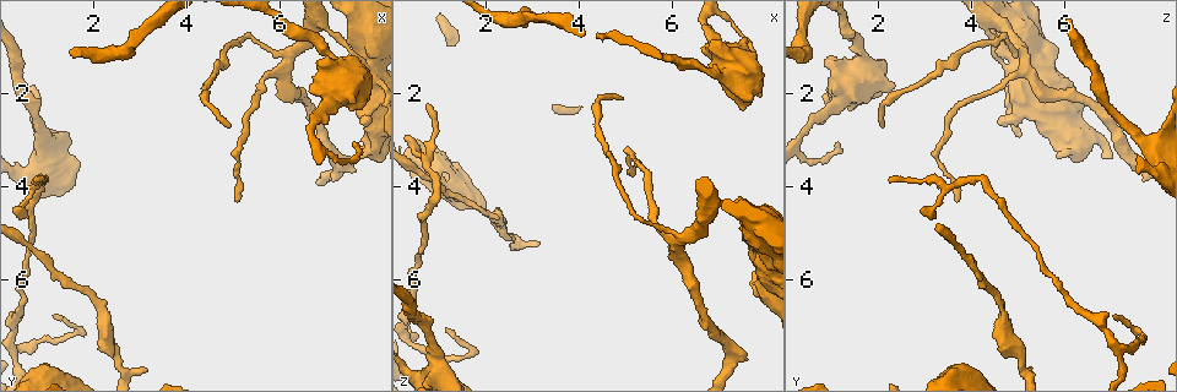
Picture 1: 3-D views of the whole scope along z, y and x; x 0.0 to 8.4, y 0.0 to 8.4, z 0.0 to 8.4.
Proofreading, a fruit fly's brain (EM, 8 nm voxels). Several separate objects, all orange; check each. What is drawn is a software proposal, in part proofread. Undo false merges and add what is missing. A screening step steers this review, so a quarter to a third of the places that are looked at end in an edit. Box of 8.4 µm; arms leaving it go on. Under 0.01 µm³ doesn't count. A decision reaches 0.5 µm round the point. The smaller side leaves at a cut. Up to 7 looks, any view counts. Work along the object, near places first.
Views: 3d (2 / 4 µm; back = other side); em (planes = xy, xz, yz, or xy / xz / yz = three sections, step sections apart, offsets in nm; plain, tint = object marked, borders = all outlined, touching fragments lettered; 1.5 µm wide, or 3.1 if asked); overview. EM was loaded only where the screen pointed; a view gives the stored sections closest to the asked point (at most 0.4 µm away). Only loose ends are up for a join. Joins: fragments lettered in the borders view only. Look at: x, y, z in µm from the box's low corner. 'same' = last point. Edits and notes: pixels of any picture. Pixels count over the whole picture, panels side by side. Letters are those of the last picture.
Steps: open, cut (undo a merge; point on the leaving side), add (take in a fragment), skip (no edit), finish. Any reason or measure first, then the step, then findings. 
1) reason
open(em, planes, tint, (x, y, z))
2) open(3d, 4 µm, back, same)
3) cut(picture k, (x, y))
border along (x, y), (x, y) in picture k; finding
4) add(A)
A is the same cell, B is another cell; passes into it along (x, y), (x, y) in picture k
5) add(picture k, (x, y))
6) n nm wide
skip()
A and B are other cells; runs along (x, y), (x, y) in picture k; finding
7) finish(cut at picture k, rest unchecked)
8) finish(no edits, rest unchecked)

thin end
open(3d, 4 µm, (0.75, 3.80, 2.20))

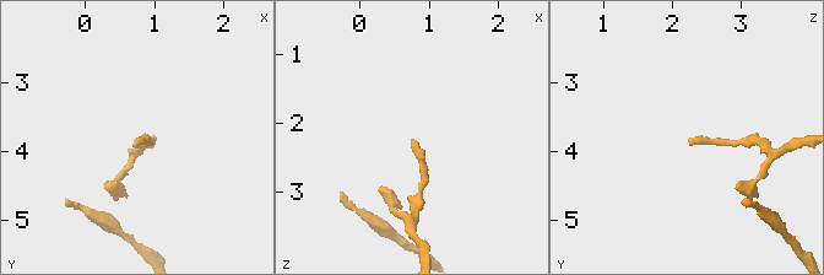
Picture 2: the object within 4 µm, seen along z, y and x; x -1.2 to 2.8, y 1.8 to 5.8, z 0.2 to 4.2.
now the EM
open(em, xy, step 4, borders, (0.75, 3.80, 2.20))

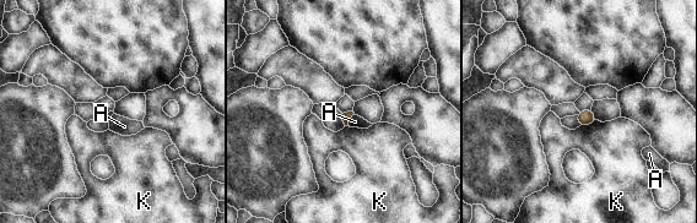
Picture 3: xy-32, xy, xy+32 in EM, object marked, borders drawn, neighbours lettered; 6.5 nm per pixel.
another direction
open(em, yz, step 4, borders, same)

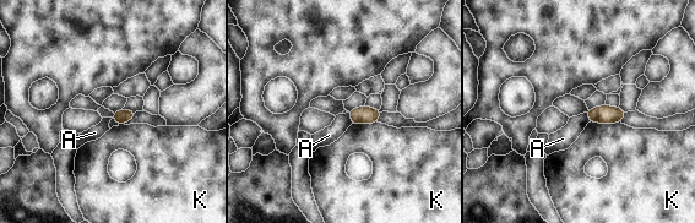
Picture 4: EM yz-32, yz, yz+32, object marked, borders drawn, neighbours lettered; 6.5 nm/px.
K touches over 200 nm
skip()
A and K are other cells; border along (347, 113), (352, 123) in picture 4; none of them fits

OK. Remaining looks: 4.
thin end
open(em, xy, step 8, tint, (5.10, 4.30, 3.65))

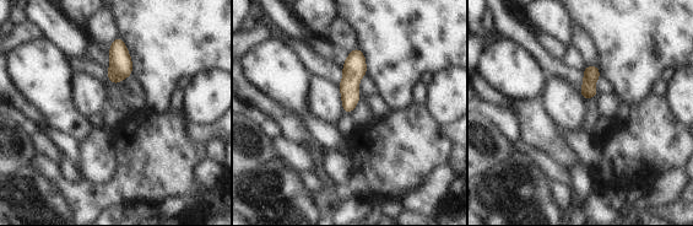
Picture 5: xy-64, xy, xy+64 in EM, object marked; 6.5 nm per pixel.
cut it another way
open(em, planes, borders, same)

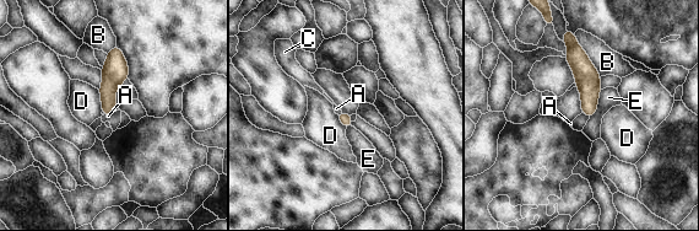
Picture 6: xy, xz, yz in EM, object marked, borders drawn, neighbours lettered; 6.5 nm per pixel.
80 nm wide
skip()
A, B, C, D and E are other cells; no lettered fragment goes on from it

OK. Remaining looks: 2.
sharp bend
open(em, yz, step 8, tint, (5.35, 0.80, 4.65))

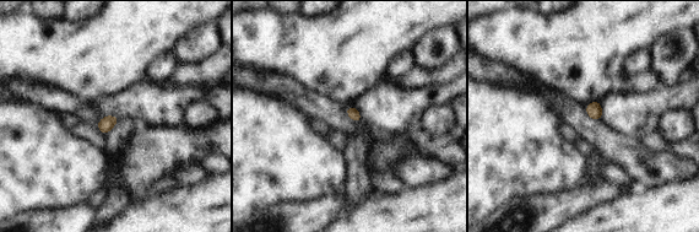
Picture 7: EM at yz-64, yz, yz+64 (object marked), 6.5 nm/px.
open(em, yz, step 8, borders, same)

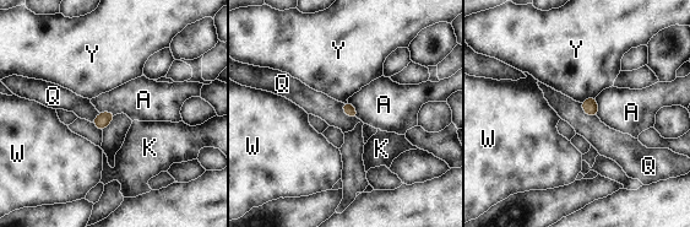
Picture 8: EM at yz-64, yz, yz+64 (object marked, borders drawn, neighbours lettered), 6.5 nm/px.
skip()
A, K, Q, W and Y are other cells; border along (342, 103), (342, 109), (357, 119) in picture 8; all the same neuron

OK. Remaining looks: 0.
finish(no edits, rest unchecked)

